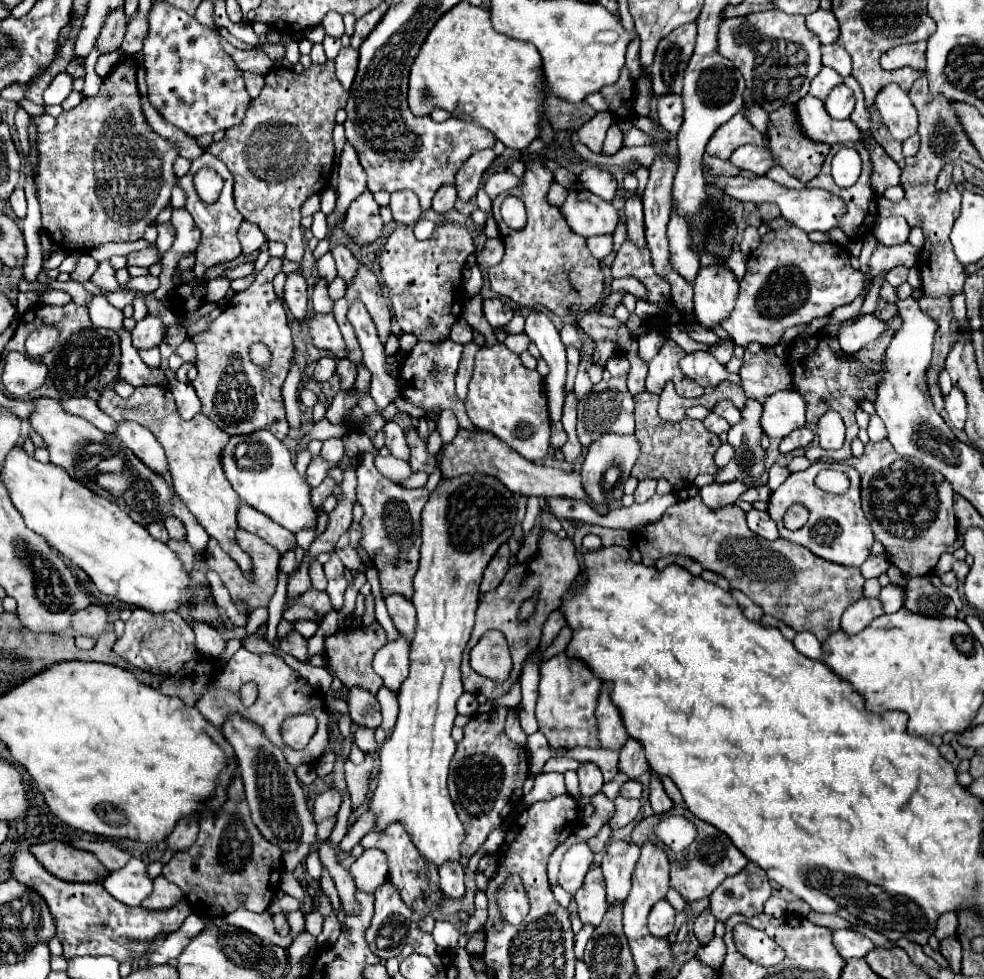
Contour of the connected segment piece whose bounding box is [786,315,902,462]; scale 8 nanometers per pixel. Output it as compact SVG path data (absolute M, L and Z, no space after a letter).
M900 315L892 317L886 321L886 331L870 341L868 345L864 345L858 353L848 355L840 349L840 353L834 353L834 349L830 347L832 337L830 335L812 335L808 339L800 339L794 341L794 345L790 343L788 347L788 365L792 371L792 385L798 393L802 393L802 397L806 399L806 421L808 423L818 423L818 419L834 409L842 415L844 425L848 427L848 441L838 450L824 450L820 446L811 447L806 452L806 457L812 461L821 459L830 459L833 461L845 461L852 457L850 453L850 445L852 441L858 437L858 425L854 419L854 413L860 409L860 399L862 401L876 401L876 389L882 383L882 367L884 367L884 353L888 349L888 343L892 341L894 333L902 327L902 319Z

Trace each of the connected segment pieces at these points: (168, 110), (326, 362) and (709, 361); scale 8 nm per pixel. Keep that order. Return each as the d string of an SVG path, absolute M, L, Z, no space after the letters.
M158 1L152 5L148 27L142 49L148 97L162 117L190 137L240 125L240 119L250 105L250 97L244 89L242 71L218 45L218 31L200 25L182 9Z
M322 357L322 359L318 359L318 363L314 367L314 379L324 383L334 375L334 371L336 371L336 359L334 357Z
M696 351L696 353L690 353L686 355L682 361L680 361L680 369L686 377L694 379L698 385L702 387L716 387L720 381L726 379L732 381L735 384L740 385L741 379L737 374L737 379L735 374L731 374L726 369L724 365L720 365L710 353L706 351Z

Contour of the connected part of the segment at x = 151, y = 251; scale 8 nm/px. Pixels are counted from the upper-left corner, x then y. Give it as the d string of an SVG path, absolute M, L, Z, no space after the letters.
M148 247L148 249L136 251L136 253L128 253L126 259L128 259L128 265L150 267L150 265L154 265L158 261L158 249L156 247Z

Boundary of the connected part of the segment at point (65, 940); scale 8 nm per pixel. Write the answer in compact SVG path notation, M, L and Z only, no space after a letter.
M18 849L10 855L10 875L46 901L54 917L56 935L64 945L64 957L112 955L118 961L126 961L132 955L134 959L140 959L156 935L176 931L190 913L186 899L162 911L148 911L144 907L128 909L126 905L120 905L120 901L116 901L102 885L68 883L50 875L26 849Z

